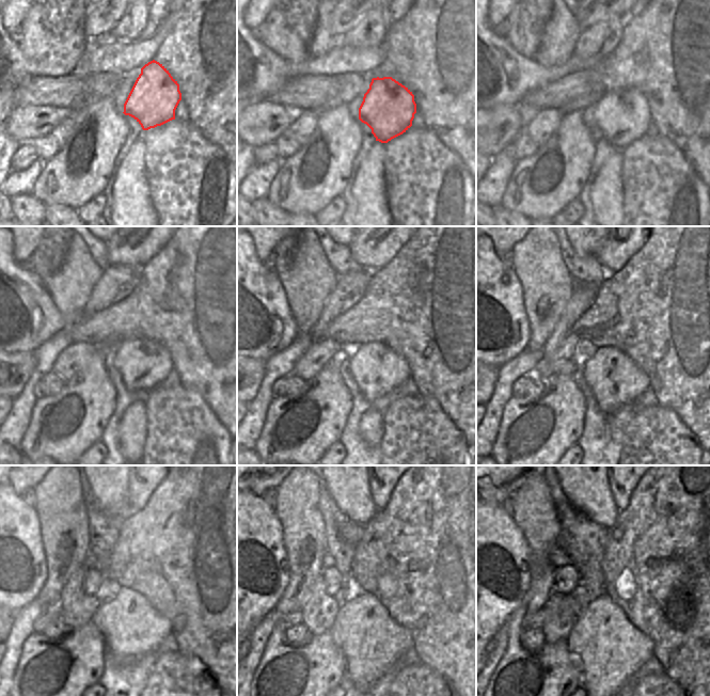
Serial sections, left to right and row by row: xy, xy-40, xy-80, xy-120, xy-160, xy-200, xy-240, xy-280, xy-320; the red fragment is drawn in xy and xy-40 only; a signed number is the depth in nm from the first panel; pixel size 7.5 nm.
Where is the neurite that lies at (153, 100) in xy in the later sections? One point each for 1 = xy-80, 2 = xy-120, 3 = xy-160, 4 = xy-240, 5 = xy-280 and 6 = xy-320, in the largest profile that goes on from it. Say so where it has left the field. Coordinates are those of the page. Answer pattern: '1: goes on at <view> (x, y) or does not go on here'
1: goes on at xy-80 (624, 116)
2: goes on at xy-120 (143, 364)
3: goes on at xy-160 (377, 369)
4: goes on at xy-240 (131, 627)
5: goes on at xy-280 (372, 642)
6: goes on at xy-320 (610, 649)

